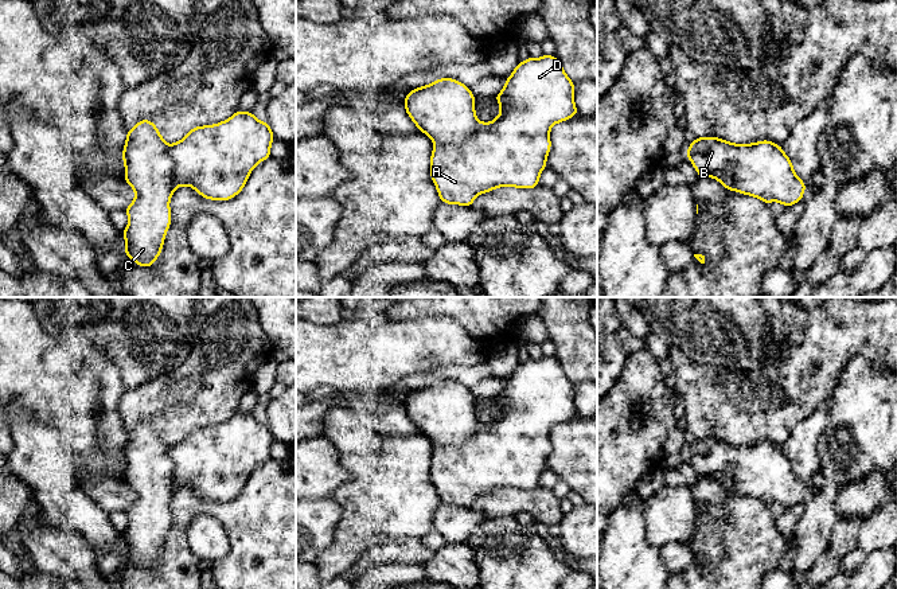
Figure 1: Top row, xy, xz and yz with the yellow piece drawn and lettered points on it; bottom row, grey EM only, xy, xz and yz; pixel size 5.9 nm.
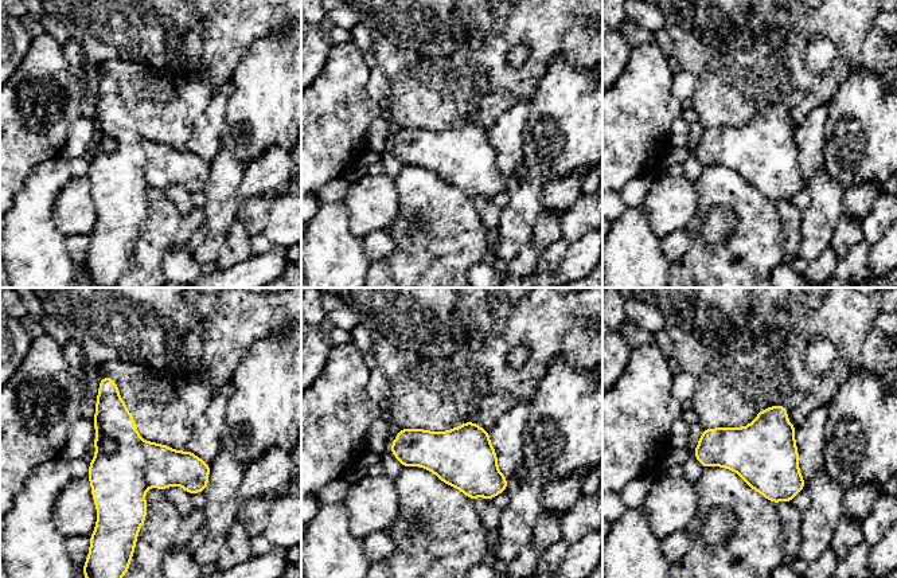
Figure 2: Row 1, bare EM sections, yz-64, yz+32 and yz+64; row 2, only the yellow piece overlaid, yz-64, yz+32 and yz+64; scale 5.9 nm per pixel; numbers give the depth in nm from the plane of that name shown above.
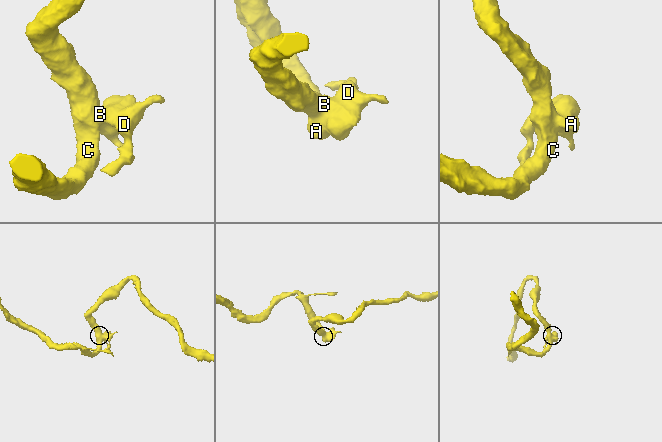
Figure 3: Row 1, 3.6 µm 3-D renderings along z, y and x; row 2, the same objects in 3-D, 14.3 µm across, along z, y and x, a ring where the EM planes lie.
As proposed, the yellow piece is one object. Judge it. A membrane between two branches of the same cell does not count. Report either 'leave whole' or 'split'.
split

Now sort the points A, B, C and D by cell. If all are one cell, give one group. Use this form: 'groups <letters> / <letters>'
groups A B D / C

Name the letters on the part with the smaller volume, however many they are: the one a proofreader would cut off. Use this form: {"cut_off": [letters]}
{"cut_off": ["A", "B", "D"]}

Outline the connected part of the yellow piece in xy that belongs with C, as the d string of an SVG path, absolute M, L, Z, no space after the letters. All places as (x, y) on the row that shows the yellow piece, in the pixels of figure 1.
M140 120L134 128L126 130L126 143L122 149L124 180L133 188L136 198L125 208L129 221L121 234L126 242L124 254L143 268L151 268L159 258L171 226L169 200L175 187L172 183L173 161L167 155L167 149L168 144L151 120Z

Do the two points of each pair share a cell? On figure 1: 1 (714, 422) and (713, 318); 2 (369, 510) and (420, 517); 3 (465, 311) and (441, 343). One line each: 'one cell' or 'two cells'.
1: two cells
2: one cell
3: two cells

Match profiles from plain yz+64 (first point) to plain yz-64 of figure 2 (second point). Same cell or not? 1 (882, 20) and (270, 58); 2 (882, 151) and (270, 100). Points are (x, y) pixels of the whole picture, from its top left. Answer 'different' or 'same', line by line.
1: same
2: same

